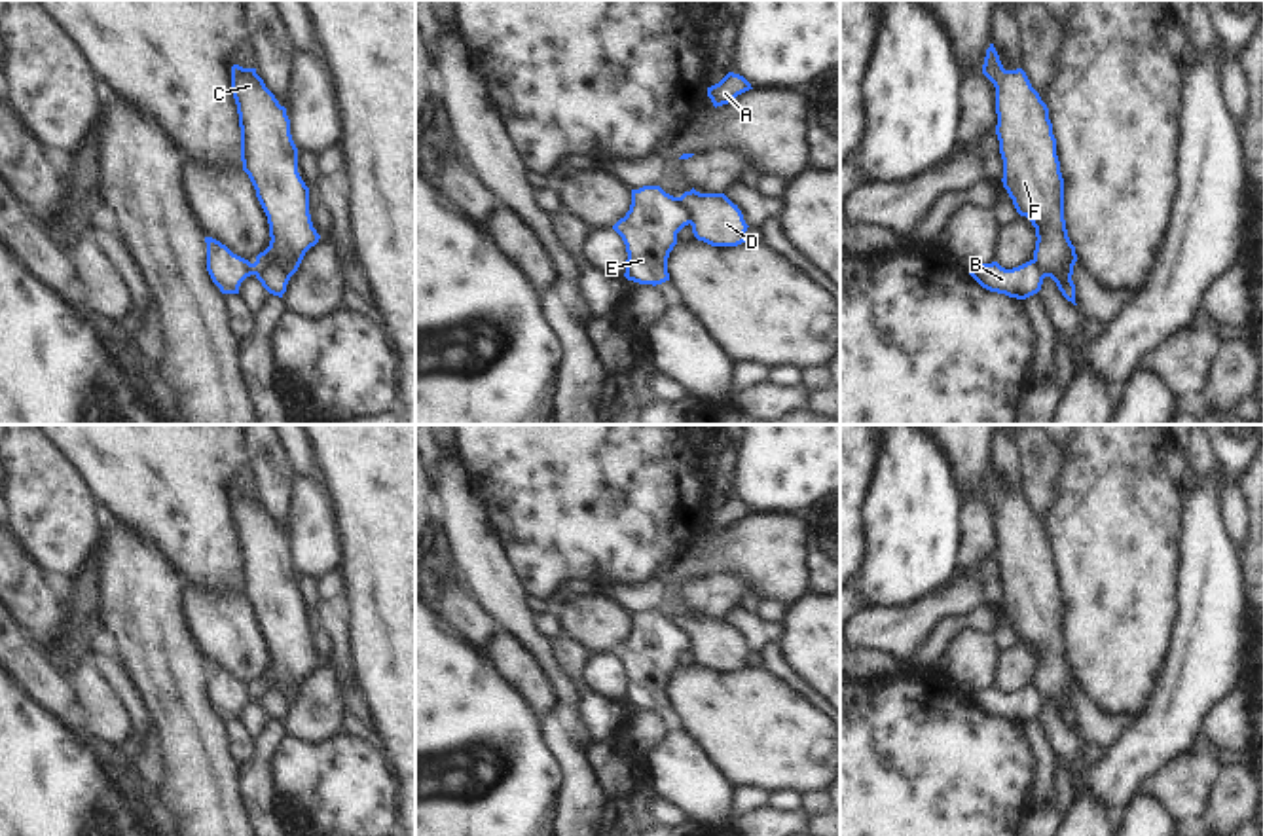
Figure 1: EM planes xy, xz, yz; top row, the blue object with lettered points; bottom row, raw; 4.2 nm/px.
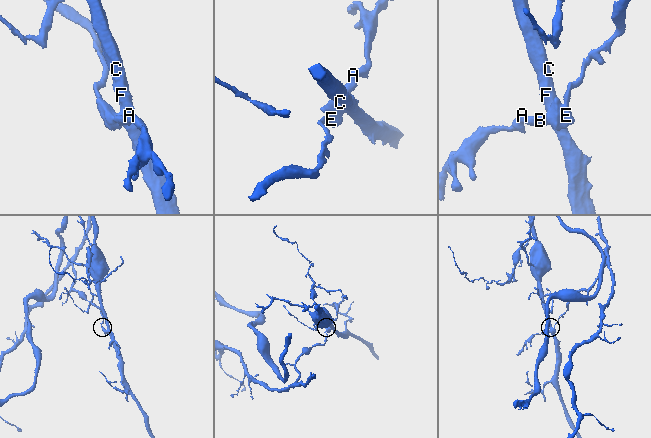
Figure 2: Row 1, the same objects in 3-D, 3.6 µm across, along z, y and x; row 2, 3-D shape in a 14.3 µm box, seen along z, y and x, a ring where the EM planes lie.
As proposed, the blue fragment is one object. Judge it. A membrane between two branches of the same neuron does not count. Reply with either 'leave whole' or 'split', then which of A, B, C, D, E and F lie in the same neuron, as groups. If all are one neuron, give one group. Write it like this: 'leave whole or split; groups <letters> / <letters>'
split; groups A B E / C D F

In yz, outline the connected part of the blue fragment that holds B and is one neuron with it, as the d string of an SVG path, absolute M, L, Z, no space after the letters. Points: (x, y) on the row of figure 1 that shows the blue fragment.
M1035 260L1013 269L1005 269L998 262L982 264L980 267L971 269L969 275L982 288L1016 300L1026 300L1037 294L1045 279Z

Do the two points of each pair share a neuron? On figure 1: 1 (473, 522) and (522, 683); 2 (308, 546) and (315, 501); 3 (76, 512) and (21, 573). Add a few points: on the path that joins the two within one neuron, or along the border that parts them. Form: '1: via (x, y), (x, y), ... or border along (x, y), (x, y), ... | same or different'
1: border along (501, 630), (511, 634), (537, 666) | different
2: via (310, 535), (311, 512) | same
3: border along (19, 543), (42, 569) | different

